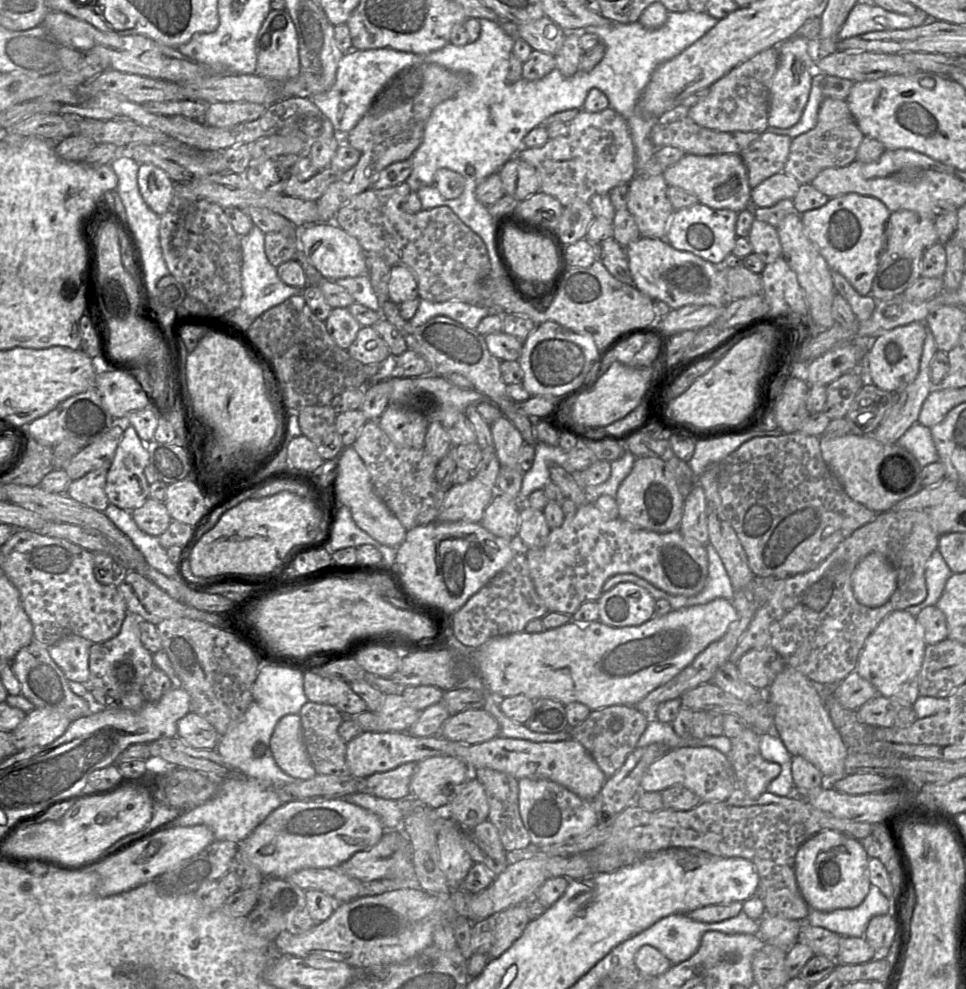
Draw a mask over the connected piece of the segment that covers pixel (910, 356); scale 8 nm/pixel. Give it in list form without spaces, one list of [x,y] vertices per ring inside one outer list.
[[[925,321],[912,322],[905,326],[896,327],[872,339],[865,369],[863,370],[867,381],[890,393],[897,393],[912,383],[919,373],[926,333]]]

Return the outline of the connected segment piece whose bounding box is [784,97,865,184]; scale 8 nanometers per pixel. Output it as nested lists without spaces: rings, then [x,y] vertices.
[[[828,97],[820,105],[816,126],[792,139],[784,172],[796,178],[800,184],[809,184],[822,170],[845,167],[855,161],[864,137],[847,102]]]

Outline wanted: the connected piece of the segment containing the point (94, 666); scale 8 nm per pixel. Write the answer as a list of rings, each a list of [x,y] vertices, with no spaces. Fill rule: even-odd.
[[[127,610],[121,630],[116,637],[92,644],[89,653],[90,678],[84,684],[87,691],[102,688],[111,696],[124,696],[131,692],[140,692],[146,677],[154,669],[152,654],[141,642],[140,621],[146,620],[141,620],[136,614]]]

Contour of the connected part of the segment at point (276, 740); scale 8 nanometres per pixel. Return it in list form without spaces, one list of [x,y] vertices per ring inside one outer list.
[[[298,714],[285,715],[278,721],[269,746],[276,764],[289,776],[308,780],[317,775],[303,741]]]

